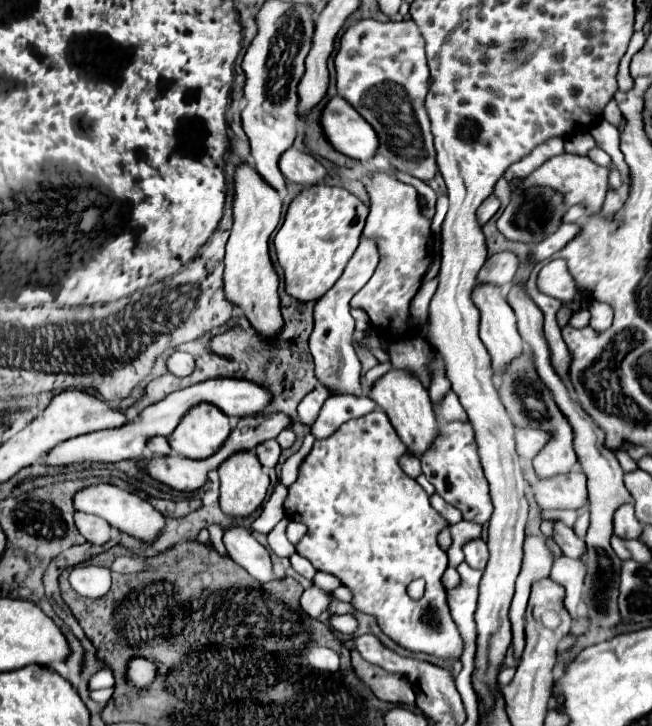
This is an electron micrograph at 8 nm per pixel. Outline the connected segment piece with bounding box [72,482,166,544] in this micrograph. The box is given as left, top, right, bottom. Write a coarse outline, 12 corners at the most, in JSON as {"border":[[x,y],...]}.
{"border":[[94,484],[76,510],[152,544],[166,522],[138,494]]}

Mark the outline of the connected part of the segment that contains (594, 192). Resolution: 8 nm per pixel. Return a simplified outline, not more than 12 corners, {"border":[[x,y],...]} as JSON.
{"border":[[560,154],[524,182],[550,186],[568,206],[600,212],[608,168]]}

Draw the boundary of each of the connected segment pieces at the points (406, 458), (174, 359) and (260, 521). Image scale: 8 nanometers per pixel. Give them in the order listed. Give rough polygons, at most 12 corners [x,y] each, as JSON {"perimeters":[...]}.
{"perimeters":[[[402,454],[400,466],[412,478],[422,472],[420,458]],[[172,352],[166,360],[168,372],[186,376],[194,370],[194,356]],[[274,486],[252,530],[268,534],[285,517],[286,488]]]}

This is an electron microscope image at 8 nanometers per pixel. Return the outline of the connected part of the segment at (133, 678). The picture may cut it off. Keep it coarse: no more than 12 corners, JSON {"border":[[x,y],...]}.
{"border":[[132,658],[126,676],[134,688],[146,688],[156,678],[156,664]]}

